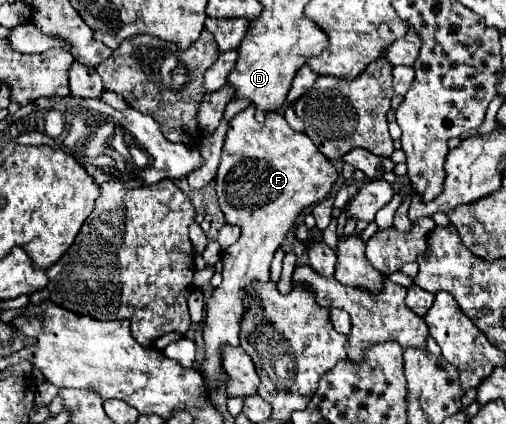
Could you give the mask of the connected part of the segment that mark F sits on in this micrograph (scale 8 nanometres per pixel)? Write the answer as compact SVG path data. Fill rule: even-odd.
M250 104L230 120L216 174L216 192L226 222L240 226L242 234L236 244L224 250L224 280L214 288L212 298L206 300L206 360L200 372L208 390L226 384L228 380L224 370L220 370L220 346L236 346L240 342L240 316L244 314L246 296L244 288L254 280L270 278L272 256L294 228L302 208L324 200L338 180L332 162L322 156L304 132L294 132L282 114L266 112L264 122L258 122L254 114L256 108Z

